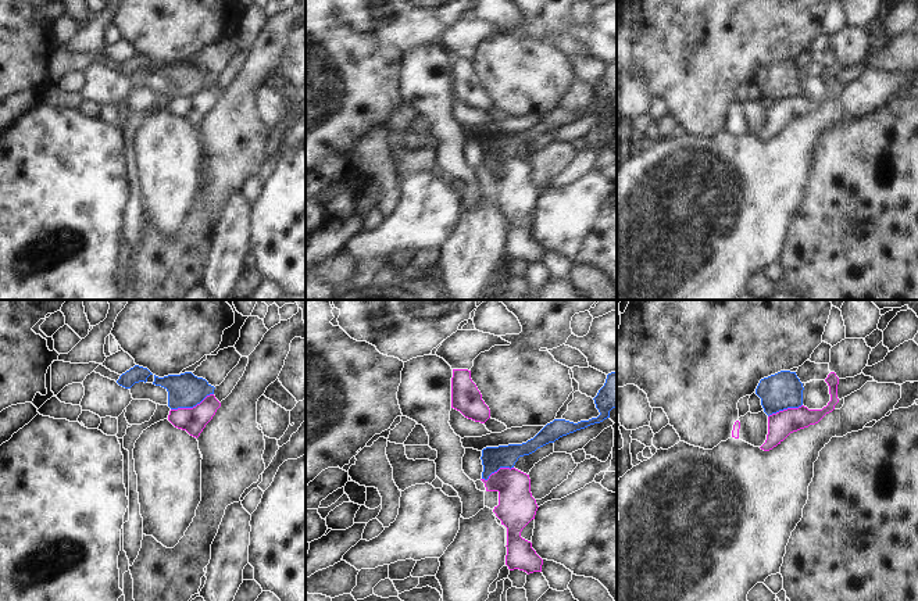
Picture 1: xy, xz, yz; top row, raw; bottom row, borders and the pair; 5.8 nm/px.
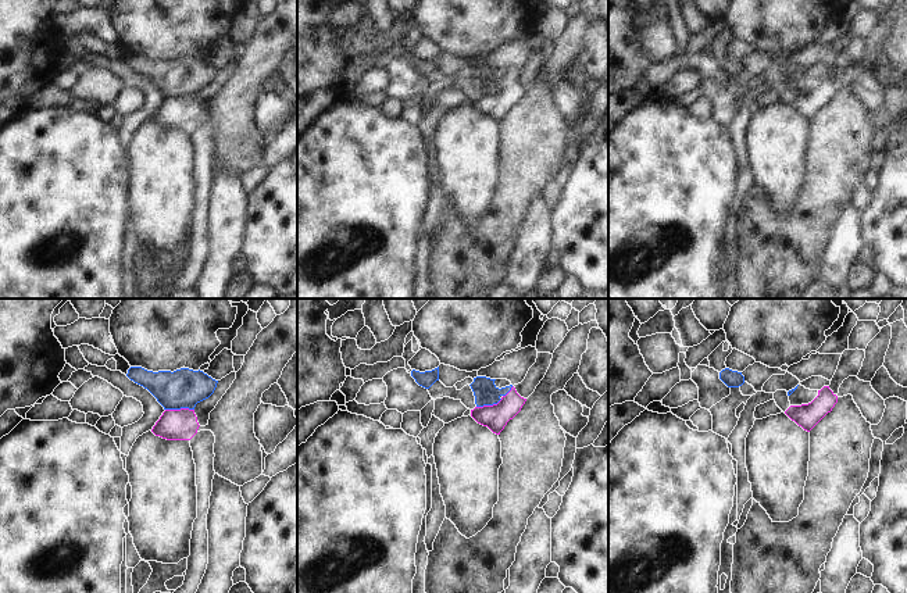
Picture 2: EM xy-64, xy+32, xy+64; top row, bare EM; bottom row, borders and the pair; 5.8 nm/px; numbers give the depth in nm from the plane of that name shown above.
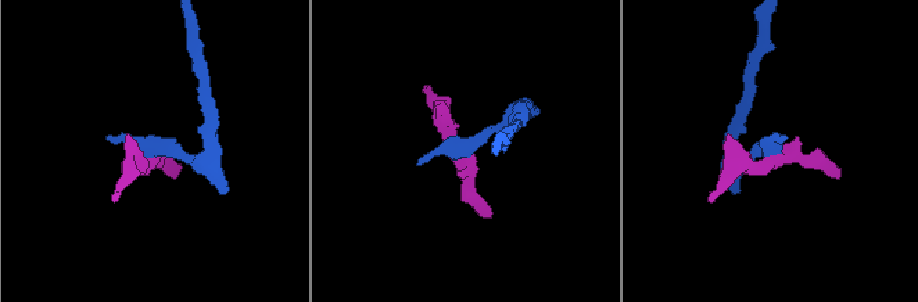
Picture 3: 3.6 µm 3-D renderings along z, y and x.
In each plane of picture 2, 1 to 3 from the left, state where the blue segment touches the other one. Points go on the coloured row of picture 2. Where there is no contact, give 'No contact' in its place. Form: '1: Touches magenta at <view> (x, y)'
1: Touches magenta at xy-64 (181, 408)
2: Touches magenta at xy+32 (489, 406)
3: No contact

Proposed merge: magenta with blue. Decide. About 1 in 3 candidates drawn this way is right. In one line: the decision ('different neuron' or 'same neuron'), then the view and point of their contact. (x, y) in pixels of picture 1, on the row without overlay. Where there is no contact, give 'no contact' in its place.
different neuron; meets magenta in xy at (193, 96)

